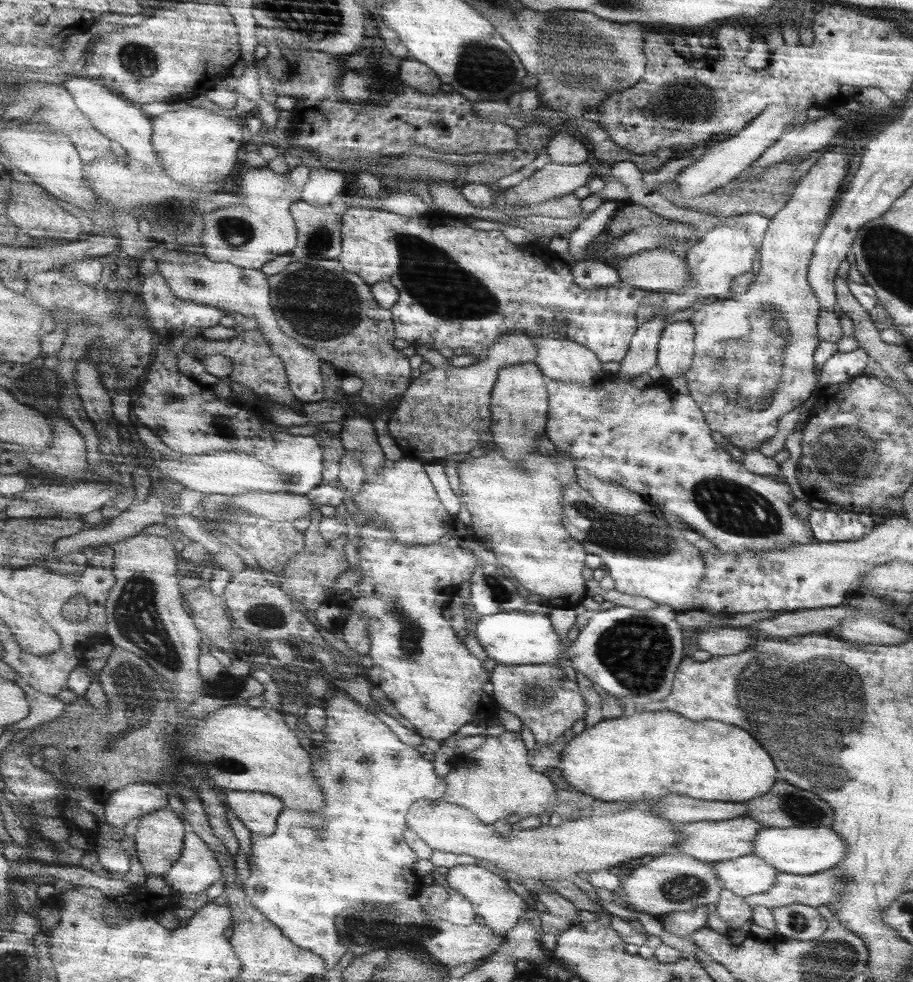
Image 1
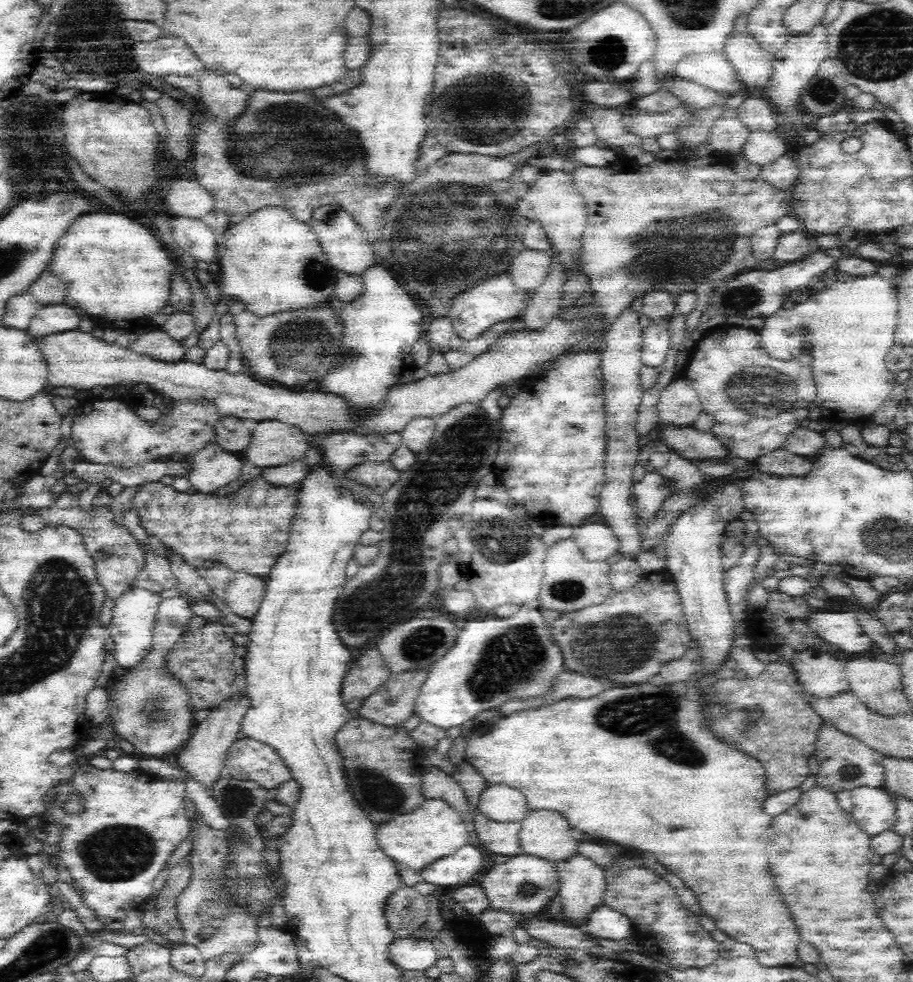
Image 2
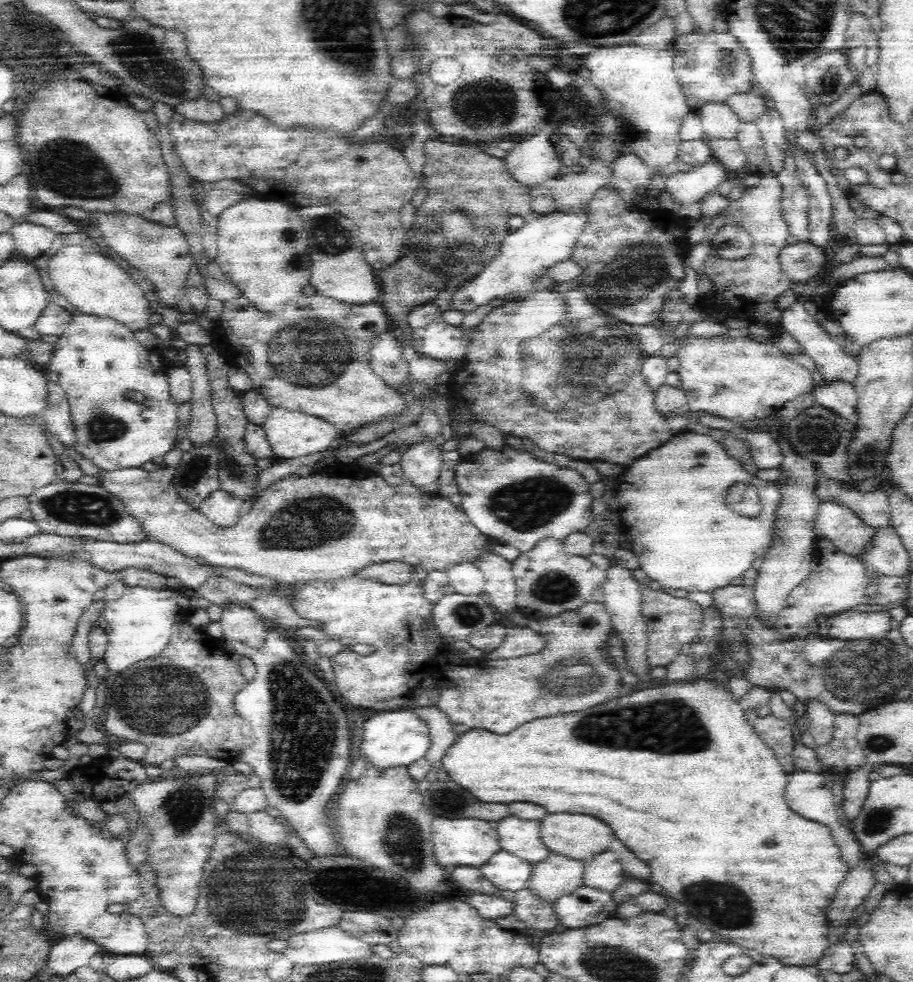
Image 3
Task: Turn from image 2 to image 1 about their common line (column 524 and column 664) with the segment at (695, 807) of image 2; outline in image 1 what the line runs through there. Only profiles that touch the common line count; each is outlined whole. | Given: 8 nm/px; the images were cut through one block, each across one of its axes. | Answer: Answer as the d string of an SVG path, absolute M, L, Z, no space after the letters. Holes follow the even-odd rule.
M637 712L633 716L623 716L617 720L603 720L593 728L585 728L573 742L567 742L567 746L561 752L561 772L567 780L567 784L581 792L585 792L585 796L593 796L597 800L603 802L617 802L617 804L659 804L663 798L667 798L667 794L679 794L679 796L691 796L691 798L699 798L699 800L707 800L707 802L729 802L729 804L747 804L753 798L765 796L767 790L771 790L771 786L777 782L775 774L777 768L773 764L773 760L767 756L767 752L745 732L739 730L737 726L729 726L727 722L691 722L689 718L685 718L683 714L677 712Z

